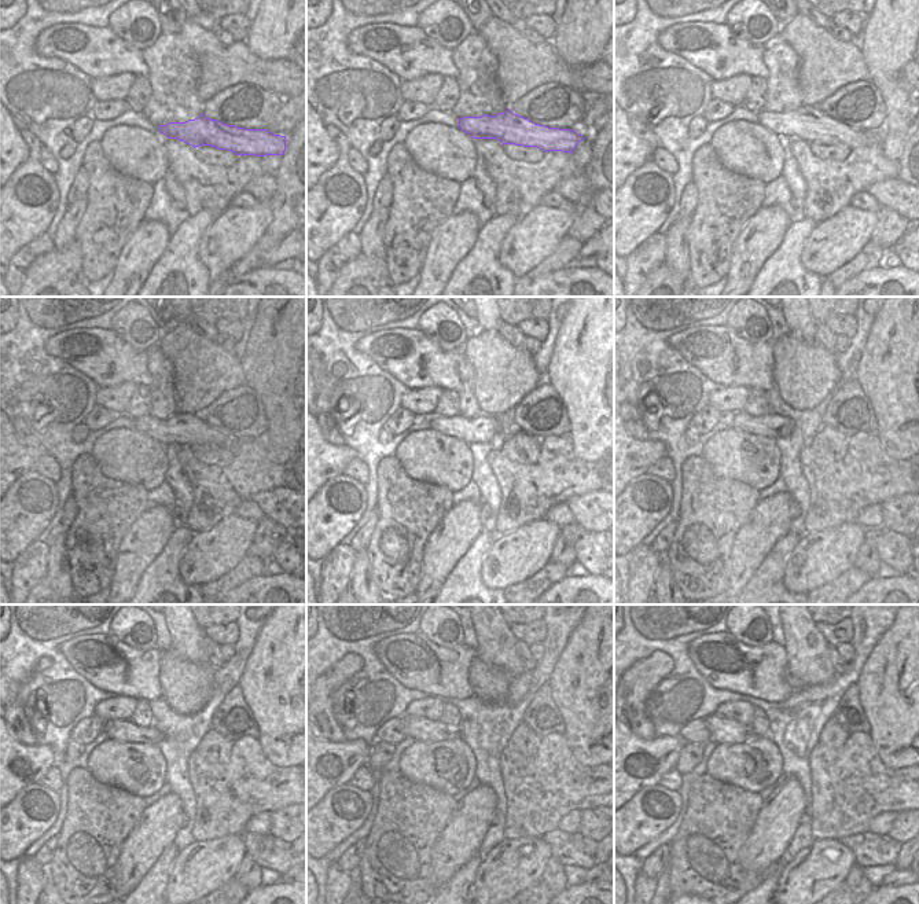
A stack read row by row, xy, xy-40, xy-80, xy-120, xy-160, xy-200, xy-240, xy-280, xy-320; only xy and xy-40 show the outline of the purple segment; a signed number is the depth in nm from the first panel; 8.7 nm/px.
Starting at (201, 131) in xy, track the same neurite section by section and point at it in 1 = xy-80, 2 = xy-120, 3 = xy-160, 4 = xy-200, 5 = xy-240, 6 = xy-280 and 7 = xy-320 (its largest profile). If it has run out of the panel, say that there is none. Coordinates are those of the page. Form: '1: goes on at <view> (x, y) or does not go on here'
1: goes on at xy-80 (808, 122)
2: goes on at xy-120 (184, 429)
3: goes on at xy-160 (482, 427)
4: goes on at xy-200 (769, 425)
5: goes on at xy-240 (122, 731)
6: goes on at xy-280 (418, 728)
7: goes on at xy-320 (721, 730)

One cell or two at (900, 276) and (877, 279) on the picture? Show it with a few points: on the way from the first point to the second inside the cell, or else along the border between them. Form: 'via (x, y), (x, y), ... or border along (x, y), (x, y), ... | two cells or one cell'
via (894, 276), (882, 279) | one cell

